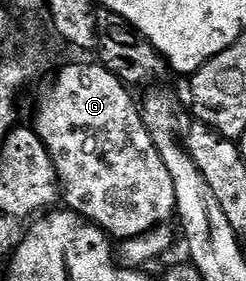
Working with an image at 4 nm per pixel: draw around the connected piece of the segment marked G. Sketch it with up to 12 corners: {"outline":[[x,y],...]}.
{"outline":[[67,65],[33,122],[62,204],[112,238],[176,216],[132,90]]}

